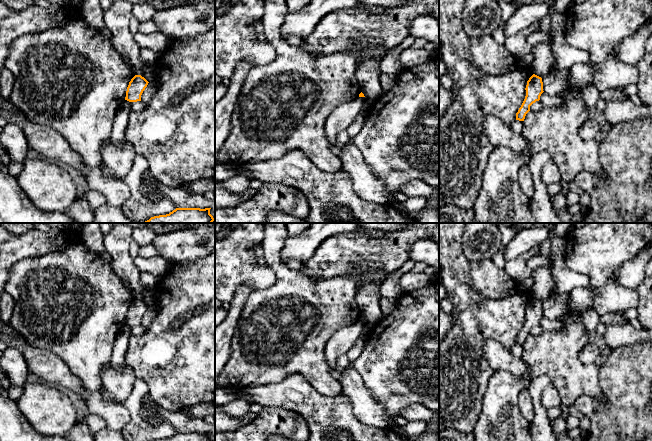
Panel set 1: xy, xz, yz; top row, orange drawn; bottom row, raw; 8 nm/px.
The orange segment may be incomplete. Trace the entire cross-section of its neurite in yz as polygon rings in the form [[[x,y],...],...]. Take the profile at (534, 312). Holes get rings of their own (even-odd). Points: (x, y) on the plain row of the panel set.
[[[533,298],[527,305],[525,314],[525,323],[516,337],[516,344],[519,345],[524,345],[526,338],[530,335],[530,330],[540,324],[540,320],[544,316],[542,302]]]

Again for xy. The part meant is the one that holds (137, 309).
[[[135,299],[129,306],[125,324],[129,326],[141,325],[141,319],[148,307],[149,306],[141,299]]]

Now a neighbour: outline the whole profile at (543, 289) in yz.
[[[549,262],[532,271],[531,278],[534,280],[534,285],[531,291],[535,299],[543,302],[556,296],[555,283]]]

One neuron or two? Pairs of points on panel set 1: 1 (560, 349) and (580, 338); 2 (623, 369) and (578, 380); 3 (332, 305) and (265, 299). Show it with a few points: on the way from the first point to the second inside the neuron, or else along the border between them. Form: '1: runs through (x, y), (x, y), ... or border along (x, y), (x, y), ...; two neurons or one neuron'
1: runs through (565, 344), (570, 339), (575, 338); one neuron
2: border along (599, 367), (599, 387), (606, 397); two neurons
3: runs through (315, 305), (304, 300), (282, 300); one neuron

